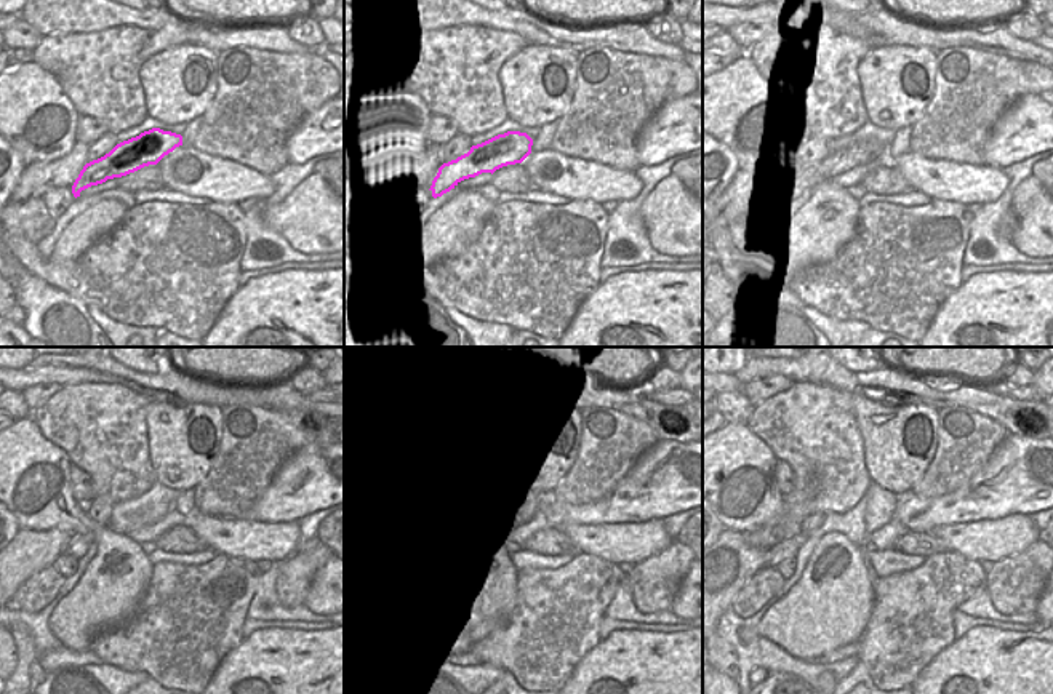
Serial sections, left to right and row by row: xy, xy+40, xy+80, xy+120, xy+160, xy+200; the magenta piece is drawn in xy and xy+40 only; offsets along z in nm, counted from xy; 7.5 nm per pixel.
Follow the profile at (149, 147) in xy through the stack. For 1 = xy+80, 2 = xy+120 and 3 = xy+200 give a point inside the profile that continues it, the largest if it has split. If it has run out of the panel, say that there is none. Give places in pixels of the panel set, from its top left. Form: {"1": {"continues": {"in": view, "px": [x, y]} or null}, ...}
{"1": {"continues": {"in": "xy+80", "px": [864, 151]}}, "2": {"continues": {"in": "xy+120", "px": [77, 546]}}, "3": {"continues": {"in": "xy+200", "px": [788, 549]}}}

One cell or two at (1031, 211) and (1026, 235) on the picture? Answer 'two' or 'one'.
one

